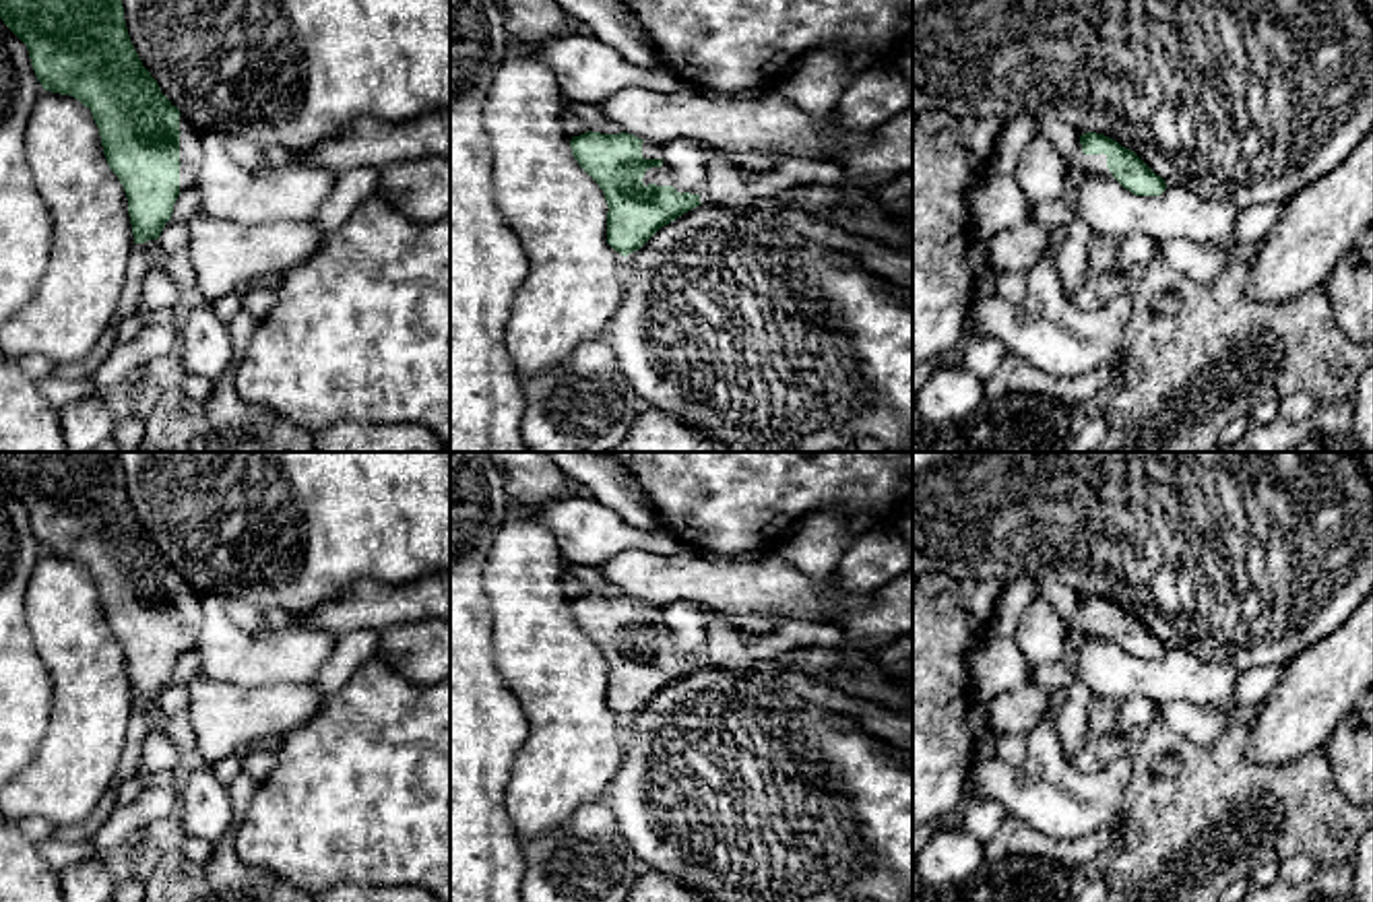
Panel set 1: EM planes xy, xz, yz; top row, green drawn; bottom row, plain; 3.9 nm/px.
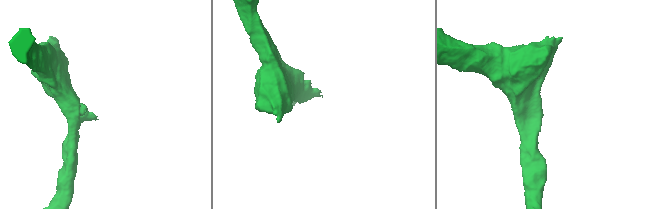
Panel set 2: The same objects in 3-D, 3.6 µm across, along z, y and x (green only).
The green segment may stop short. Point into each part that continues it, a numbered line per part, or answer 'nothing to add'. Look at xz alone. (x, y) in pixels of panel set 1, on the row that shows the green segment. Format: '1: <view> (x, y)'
1: xz (661, 176)

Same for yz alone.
1: yz (1093, 164)

